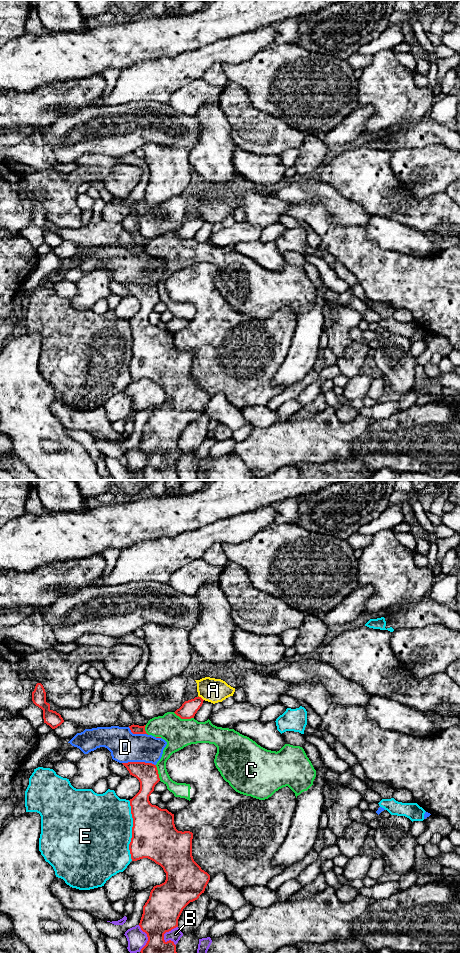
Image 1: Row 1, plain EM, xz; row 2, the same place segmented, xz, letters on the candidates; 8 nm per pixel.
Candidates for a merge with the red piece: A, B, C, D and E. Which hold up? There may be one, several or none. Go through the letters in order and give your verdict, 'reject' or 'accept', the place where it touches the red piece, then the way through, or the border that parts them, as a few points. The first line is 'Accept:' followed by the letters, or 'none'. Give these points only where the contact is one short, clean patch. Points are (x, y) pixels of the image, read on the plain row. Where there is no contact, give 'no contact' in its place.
Accept: none
A: reject; meets red in xz at (201, 218); border along xz (198, 215), (203, 220)
B: reject; meets red in xz at (166, 451)
C: reject; meets red in xz at (183, 238)
D: reject; meets red in xz at (139, 282)
E: reject; meets red in xz at (132, 350)

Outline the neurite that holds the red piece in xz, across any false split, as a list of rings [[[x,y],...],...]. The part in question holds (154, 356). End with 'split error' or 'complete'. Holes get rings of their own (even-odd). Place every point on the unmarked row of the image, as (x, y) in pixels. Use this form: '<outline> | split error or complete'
[[[145,282],[122,283],[130,295],[140,302],[139,312],[130,319],[133,338],[132,358],[129,370],[132,381],[148,378],[160,385],[166,393],[166,400],[156,405],[150,412],[149,419],[143,426],[139,446],[147,454],[148,461],[141,469],[143,480],[179,480],[176,465],[165,461],[164,454],[178,447],[178,439],[183,429],[204,413],[210,395],[201,389],[192,376],[193,353],[178,351],[174,344],[174,334],[167,329],[152,325],[149,316],[160,301],[156,285]]] | complete

